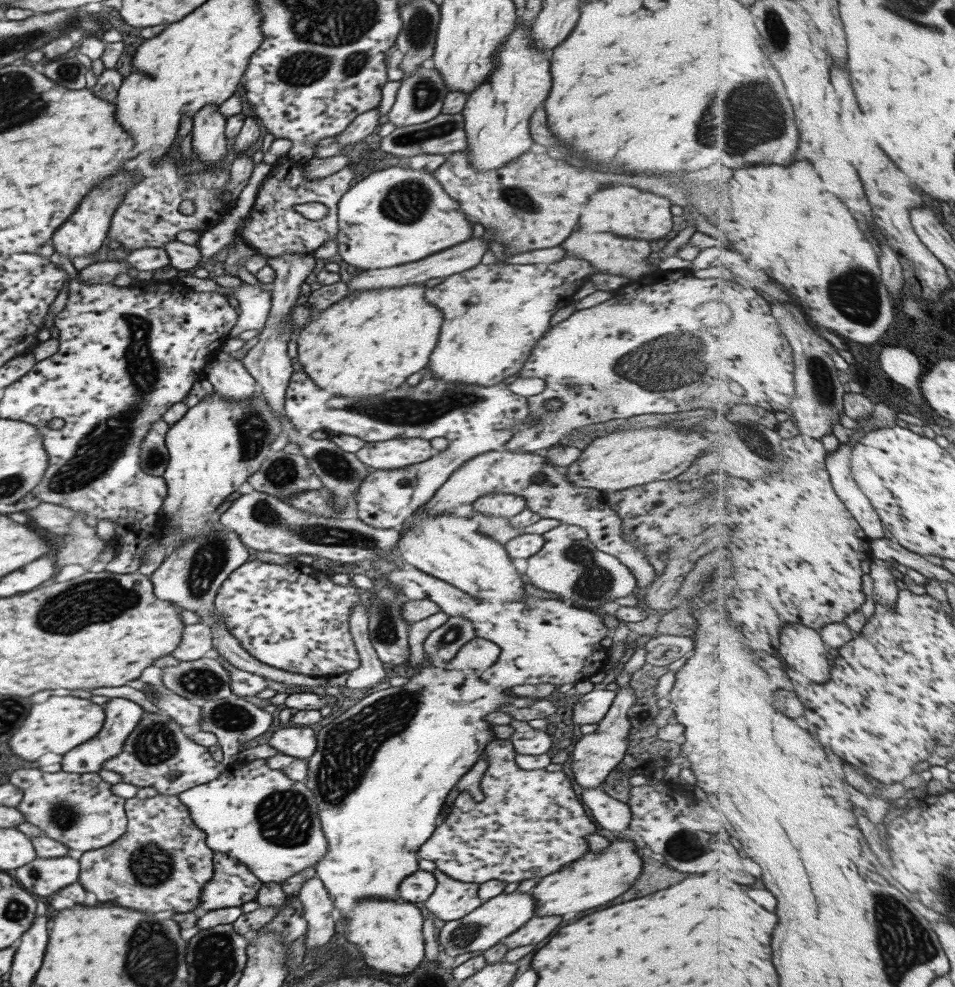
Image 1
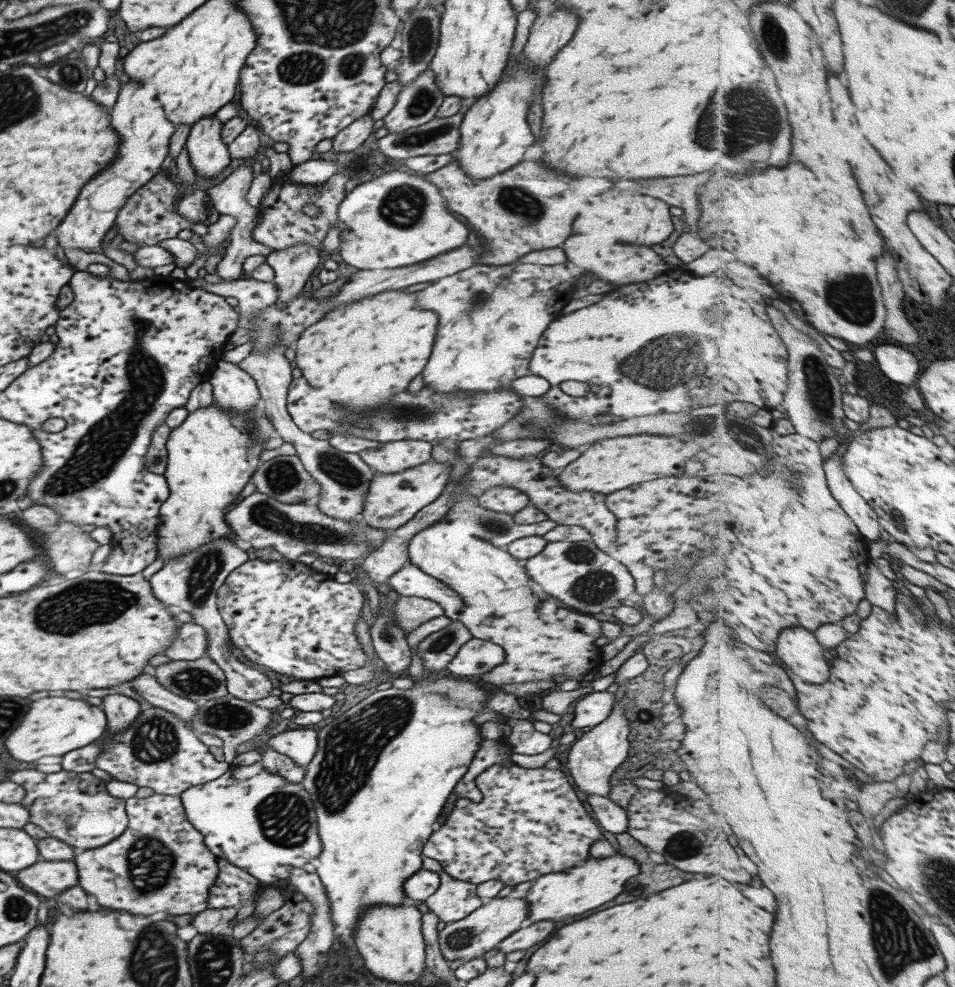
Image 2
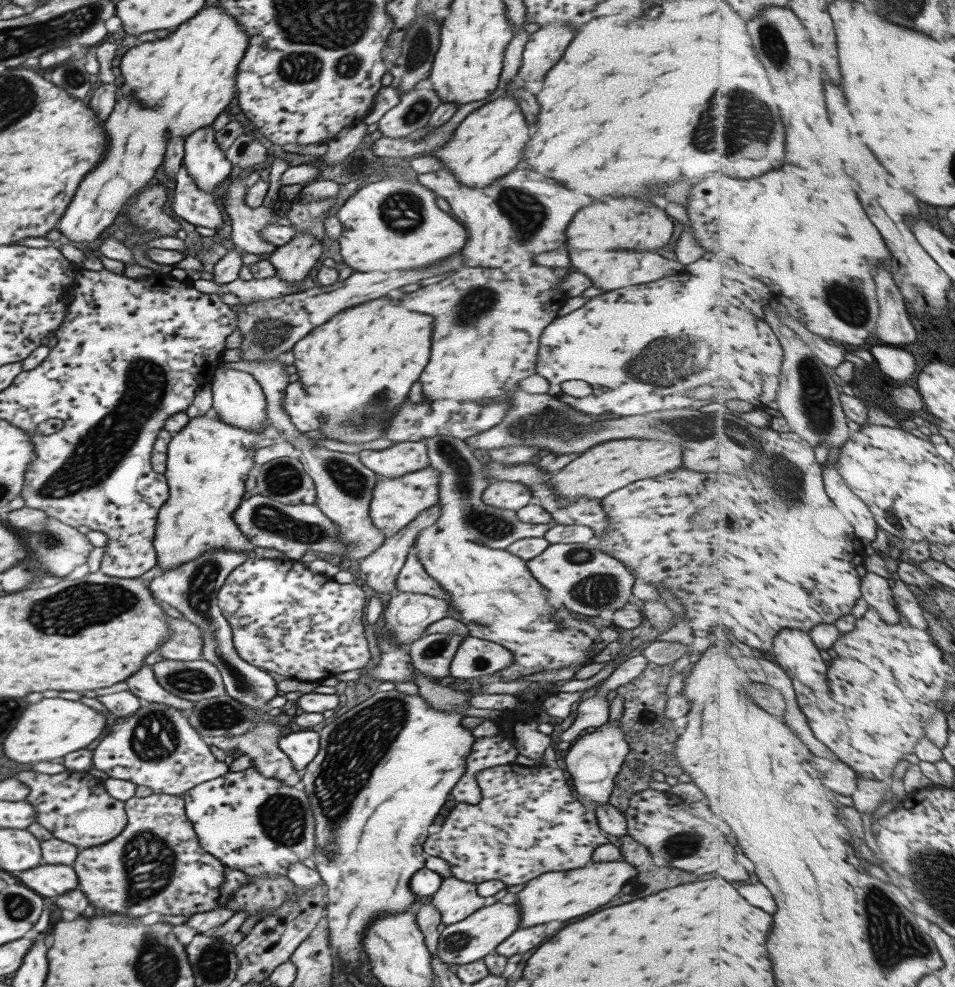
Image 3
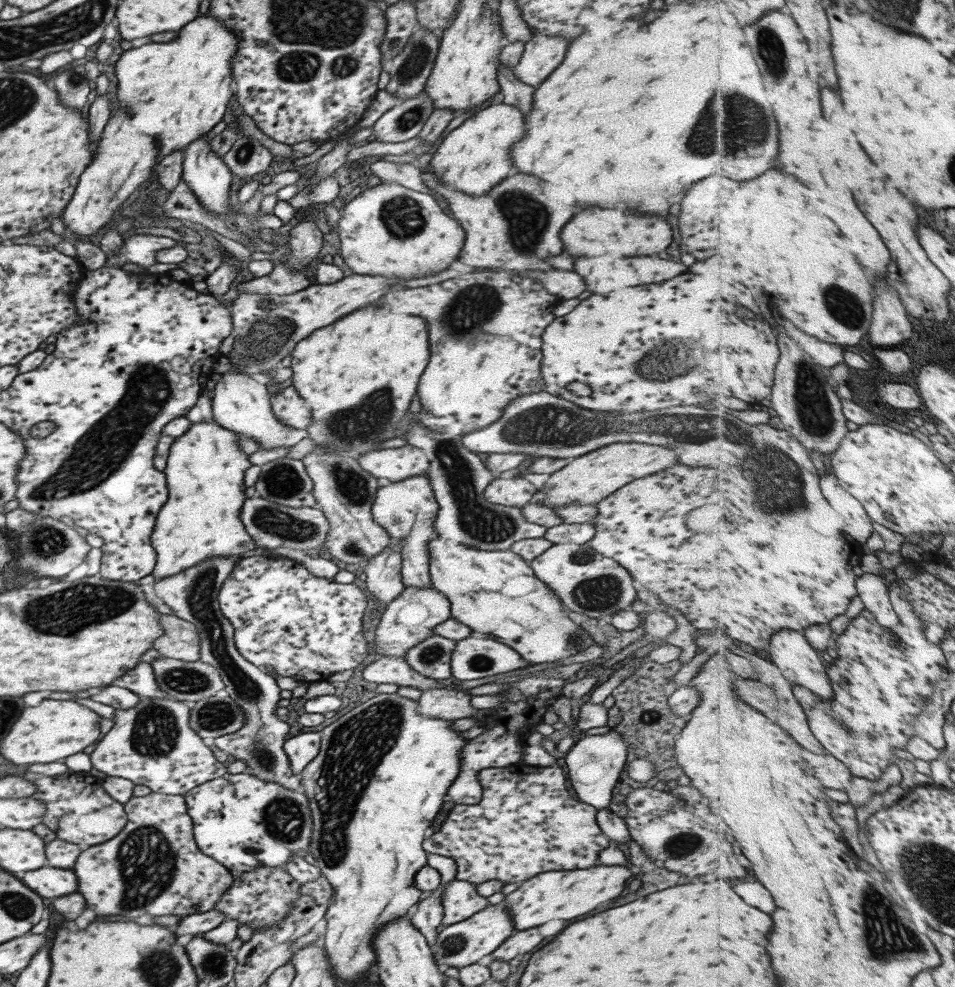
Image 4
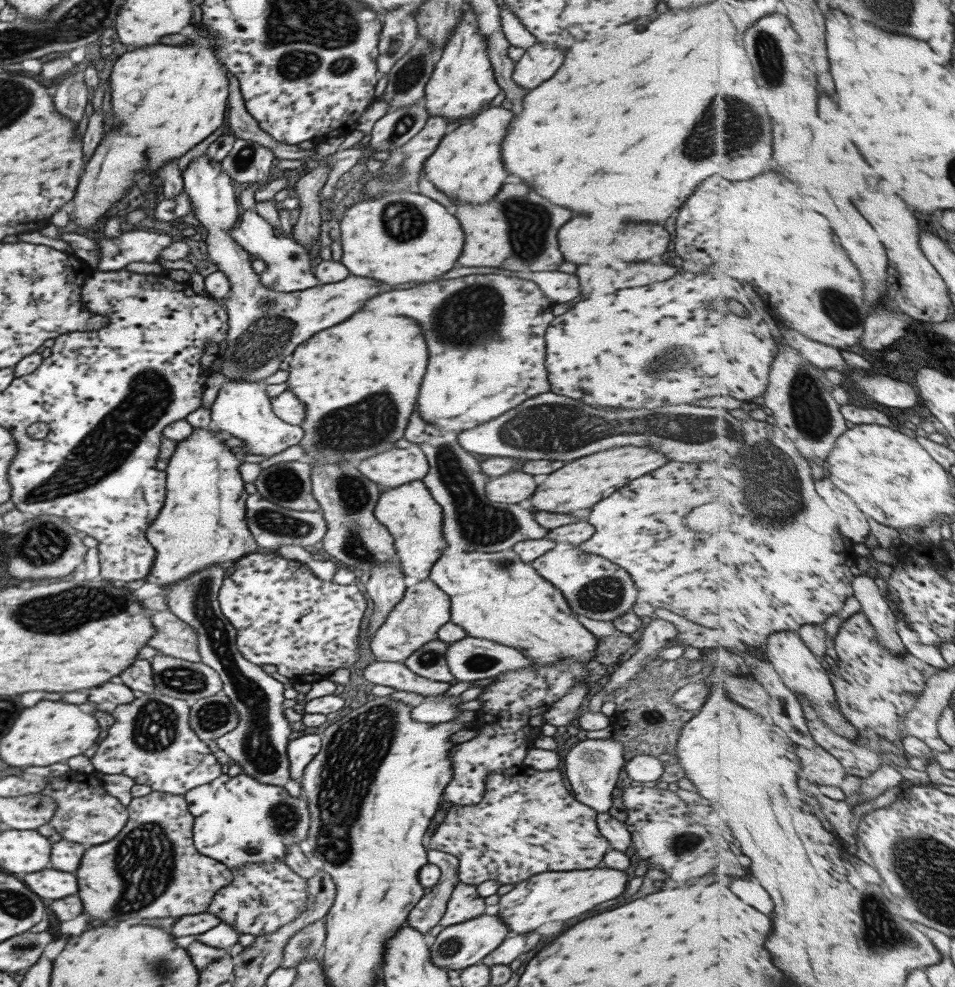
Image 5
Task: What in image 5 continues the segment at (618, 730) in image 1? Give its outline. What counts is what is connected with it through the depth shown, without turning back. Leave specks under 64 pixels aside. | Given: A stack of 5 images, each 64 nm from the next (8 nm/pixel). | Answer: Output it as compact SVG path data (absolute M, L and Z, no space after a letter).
M609 738L584 739L573 744L563 758L565 778L573 791L573 798L590 806L597 813L607 813L611 806L611 792L617 782L617 774L624 766L623 745Z

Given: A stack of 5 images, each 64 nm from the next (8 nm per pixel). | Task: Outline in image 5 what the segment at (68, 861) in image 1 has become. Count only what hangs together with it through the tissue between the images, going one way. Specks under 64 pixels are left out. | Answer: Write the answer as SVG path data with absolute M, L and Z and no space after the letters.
M41 869L25 874L23 884L39 898L47 898L47 900L59 900L77 892L75 876L71 872L60 870Z

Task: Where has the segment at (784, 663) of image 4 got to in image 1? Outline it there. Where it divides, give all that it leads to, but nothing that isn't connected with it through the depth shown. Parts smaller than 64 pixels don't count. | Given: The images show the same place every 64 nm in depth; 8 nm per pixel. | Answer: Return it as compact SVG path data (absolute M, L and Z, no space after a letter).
M789 624L781 632L780 656L789 667L792 667L813 682L821 682L823 684L823 682L831 680L832 663L827 658L829 648L830 646L824 641L820 631L814 628L801 624Z

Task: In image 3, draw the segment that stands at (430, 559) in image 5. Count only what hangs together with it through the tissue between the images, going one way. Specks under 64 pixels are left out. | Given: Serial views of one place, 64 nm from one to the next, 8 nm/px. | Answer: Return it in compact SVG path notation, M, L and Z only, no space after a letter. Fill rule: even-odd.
M428 464L421 470L402 474L397 478L379 478L375 481L371 491L372 495L368 506L370 523L387 535L395 534L427 507L438 502L439 479L439 471ZM412 555L405 558L405 563L395 578L395 589L401 593L415 593L442 598L451 605L450 596L447 595L447 592L443 592L443 588L425 573L419 559Z

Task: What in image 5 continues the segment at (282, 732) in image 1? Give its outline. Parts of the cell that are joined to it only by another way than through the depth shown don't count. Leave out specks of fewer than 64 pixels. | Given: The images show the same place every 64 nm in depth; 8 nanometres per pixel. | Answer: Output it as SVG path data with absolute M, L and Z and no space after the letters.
M317 734L301 735L288 740L286 755L291 779L299 780L305 765L319 752L319 749L320 736Z

